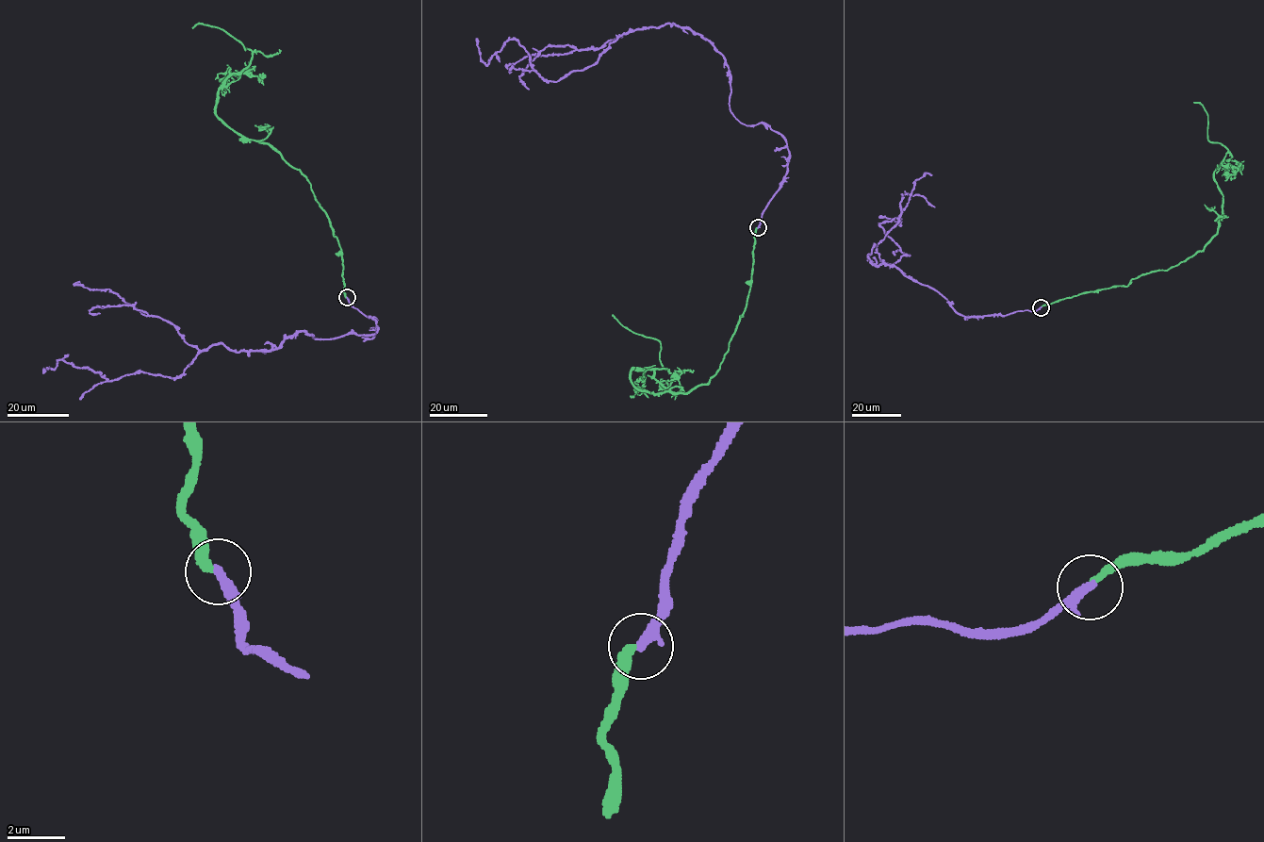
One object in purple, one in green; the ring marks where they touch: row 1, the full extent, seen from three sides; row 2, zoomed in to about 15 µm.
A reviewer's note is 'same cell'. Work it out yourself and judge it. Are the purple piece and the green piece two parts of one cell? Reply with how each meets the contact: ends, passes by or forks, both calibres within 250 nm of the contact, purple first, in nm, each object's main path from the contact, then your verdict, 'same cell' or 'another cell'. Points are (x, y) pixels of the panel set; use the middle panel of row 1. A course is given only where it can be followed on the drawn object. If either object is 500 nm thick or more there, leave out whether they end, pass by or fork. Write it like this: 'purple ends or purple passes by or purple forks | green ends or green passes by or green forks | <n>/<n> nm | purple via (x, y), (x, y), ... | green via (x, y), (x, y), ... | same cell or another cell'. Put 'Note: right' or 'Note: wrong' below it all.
purple ends | green ends | 360/280 nm | purple via (757, 227), (787, 143), (735, 117), (708, 41), (636, 28), (556, 82), (515, 40), (486, 64), (476, 38) | green via (757, 227), (746, 309), (707, 383), (683, 393), (635, 387), (632, 367), (666, 369), (660, 341), (613, 315) | another cell
Note: wrong

